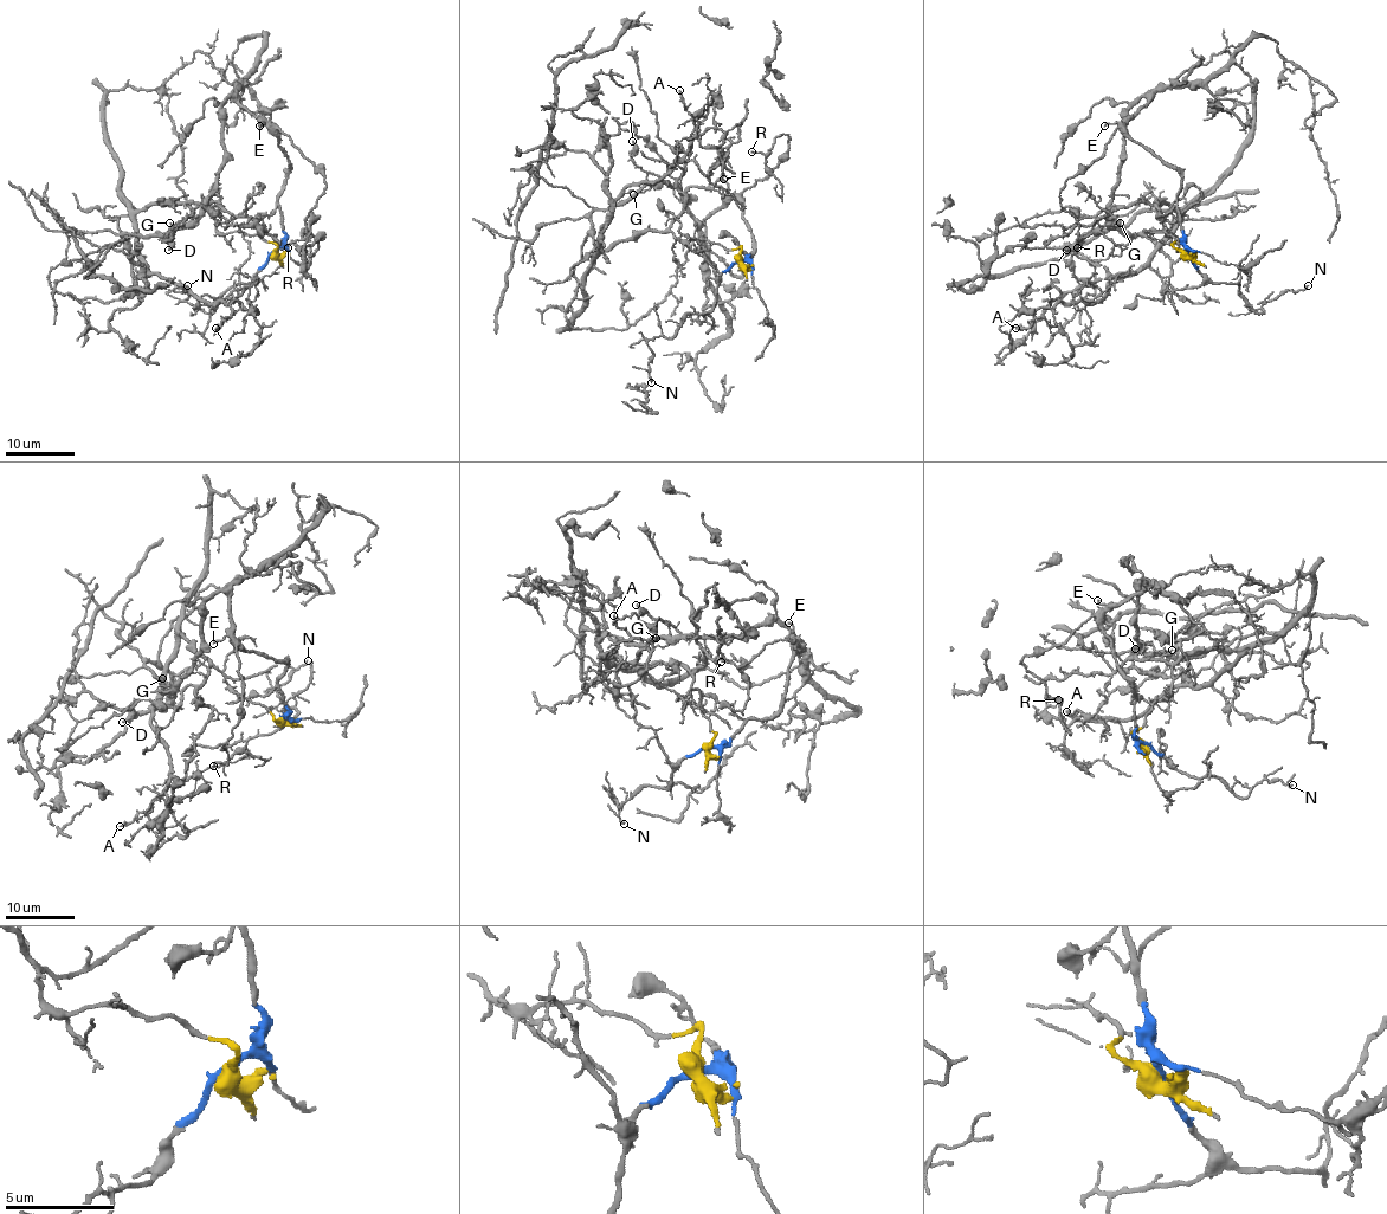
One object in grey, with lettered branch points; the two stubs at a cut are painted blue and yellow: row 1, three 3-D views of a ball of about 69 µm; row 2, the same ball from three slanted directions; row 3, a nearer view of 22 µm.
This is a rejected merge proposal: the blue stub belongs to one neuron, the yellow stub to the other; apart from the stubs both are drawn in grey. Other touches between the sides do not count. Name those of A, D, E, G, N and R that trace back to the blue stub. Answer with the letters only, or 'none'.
D, E, G, N, R

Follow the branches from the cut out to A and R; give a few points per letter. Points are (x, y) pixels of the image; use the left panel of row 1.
A: (273, 251), (221, 233), (197, 204), (135, 215), (150, 272), (208, 303), (234, 299), (215, 329)
R: (273, 251), (284, 236), (277, 193), (288, 159), (277, 128), (326, 181), (305, 238), (288, 249)

